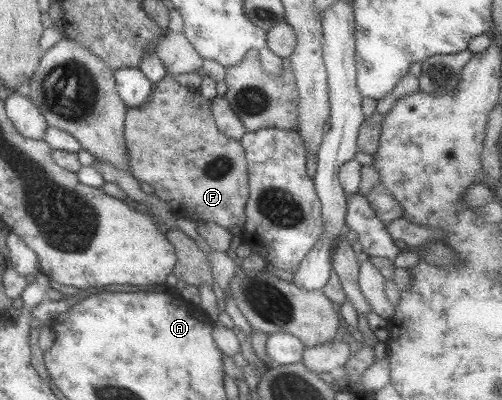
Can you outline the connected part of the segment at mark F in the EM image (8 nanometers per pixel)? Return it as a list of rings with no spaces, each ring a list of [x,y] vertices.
[[[171,75],[154,83],[147,100],[139,108],[127,110],[125,145],[129,153],[130,174],[151,185],[154,196],[170,203],[178,216],[214,222],[228,229],[237,225],[244,228],[245,207],[250,196],[247,158],[239,141],[227,138],[217,129],[212,100],[203,97],[198,88],[182,86]]]

